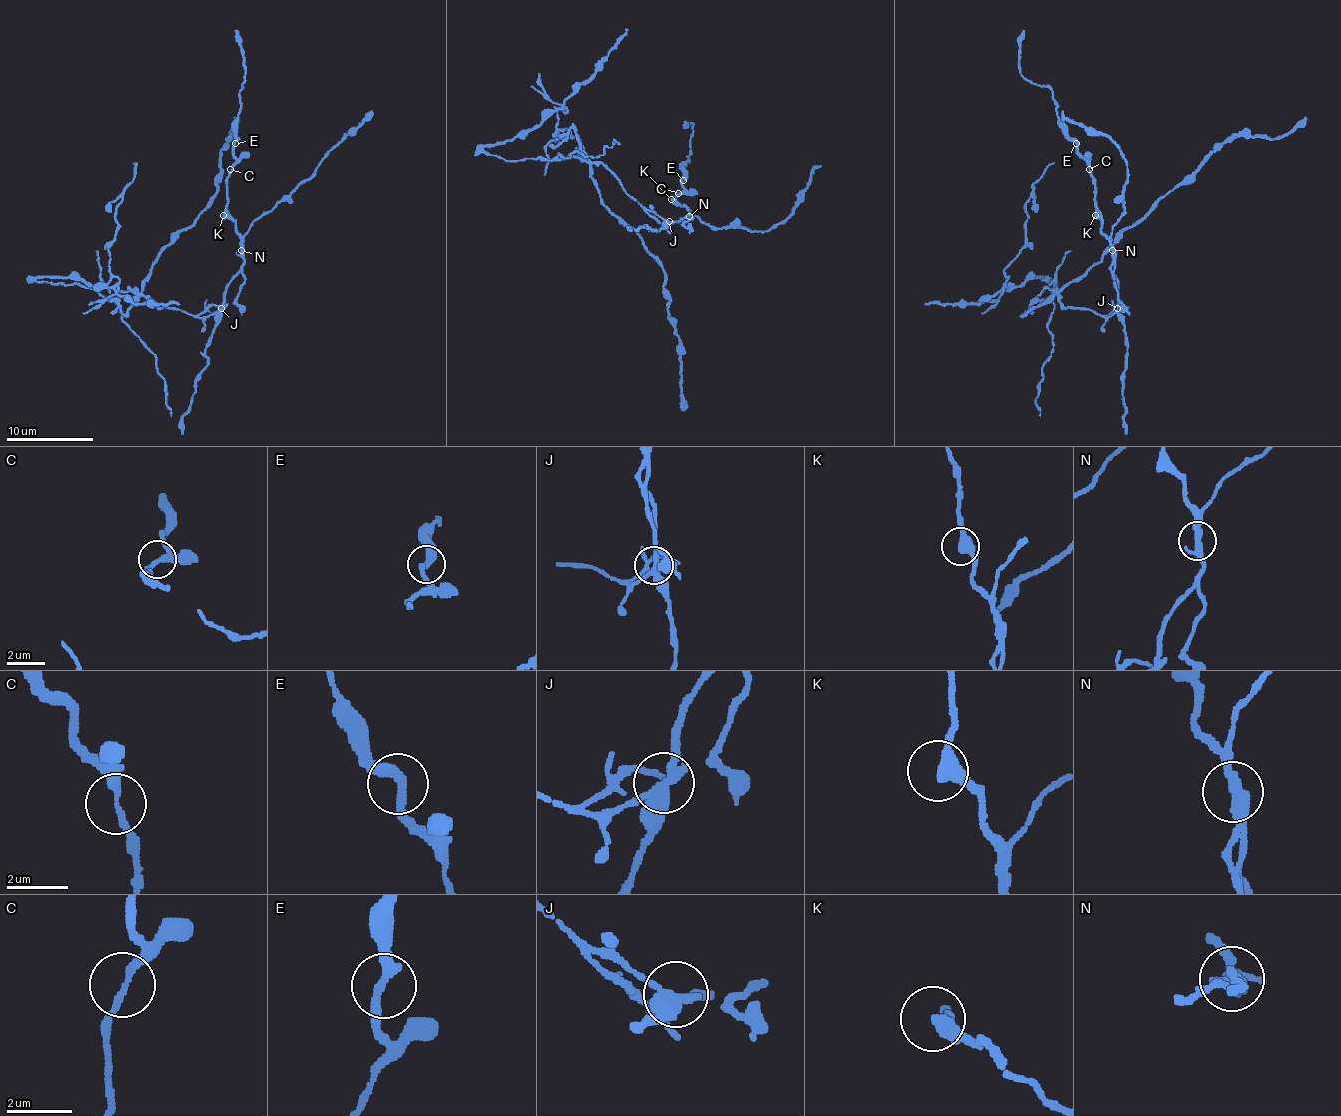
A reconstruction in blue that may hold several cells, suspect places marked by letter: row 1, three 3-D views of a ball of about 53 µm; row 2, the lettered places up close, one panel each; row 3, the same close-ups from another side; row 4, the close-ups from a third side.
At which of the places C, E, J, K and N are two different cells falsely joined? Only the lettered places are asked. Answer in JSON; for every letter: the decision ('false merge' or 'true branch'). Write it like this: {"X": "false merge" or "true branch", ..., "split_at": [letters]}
{"C": "true branch", "E": "true branch", "J": "false merge", "K": "true branch", "N": "false merge", "split_at": ["J", "N"]}

